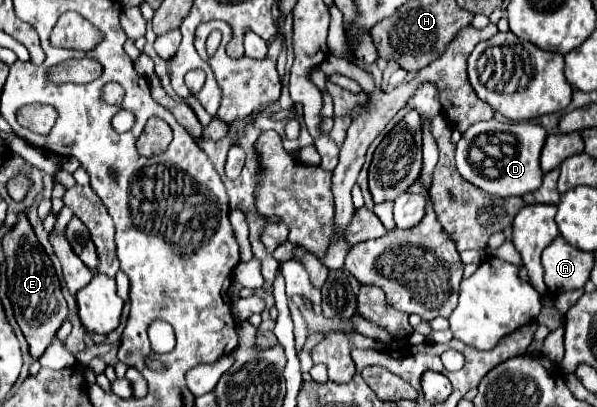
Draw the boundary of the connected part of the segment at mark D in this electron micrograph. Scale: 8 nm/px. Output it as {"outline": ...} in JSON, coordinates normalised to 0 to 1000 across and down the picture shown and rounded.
{"outline":[[[819,292],[819,297],[796,302],[792,312],[786,312],[776,327],[772,346],[765,351],[765,366],[762,366],[765,420],[772,425],[776,440],[782,440],[796,459],[816,469],[819,479],[859,484],[859,479],[893,474],[906,459],[906,440],[910,440],[910,420],[903,410],[903,381],[906,381],[906,366],[913,356],[913,342],[916,342],[916,322],[906,307],[883,302],[883,297],[876,297],[876,302],[839,302],[832,292]]]}

